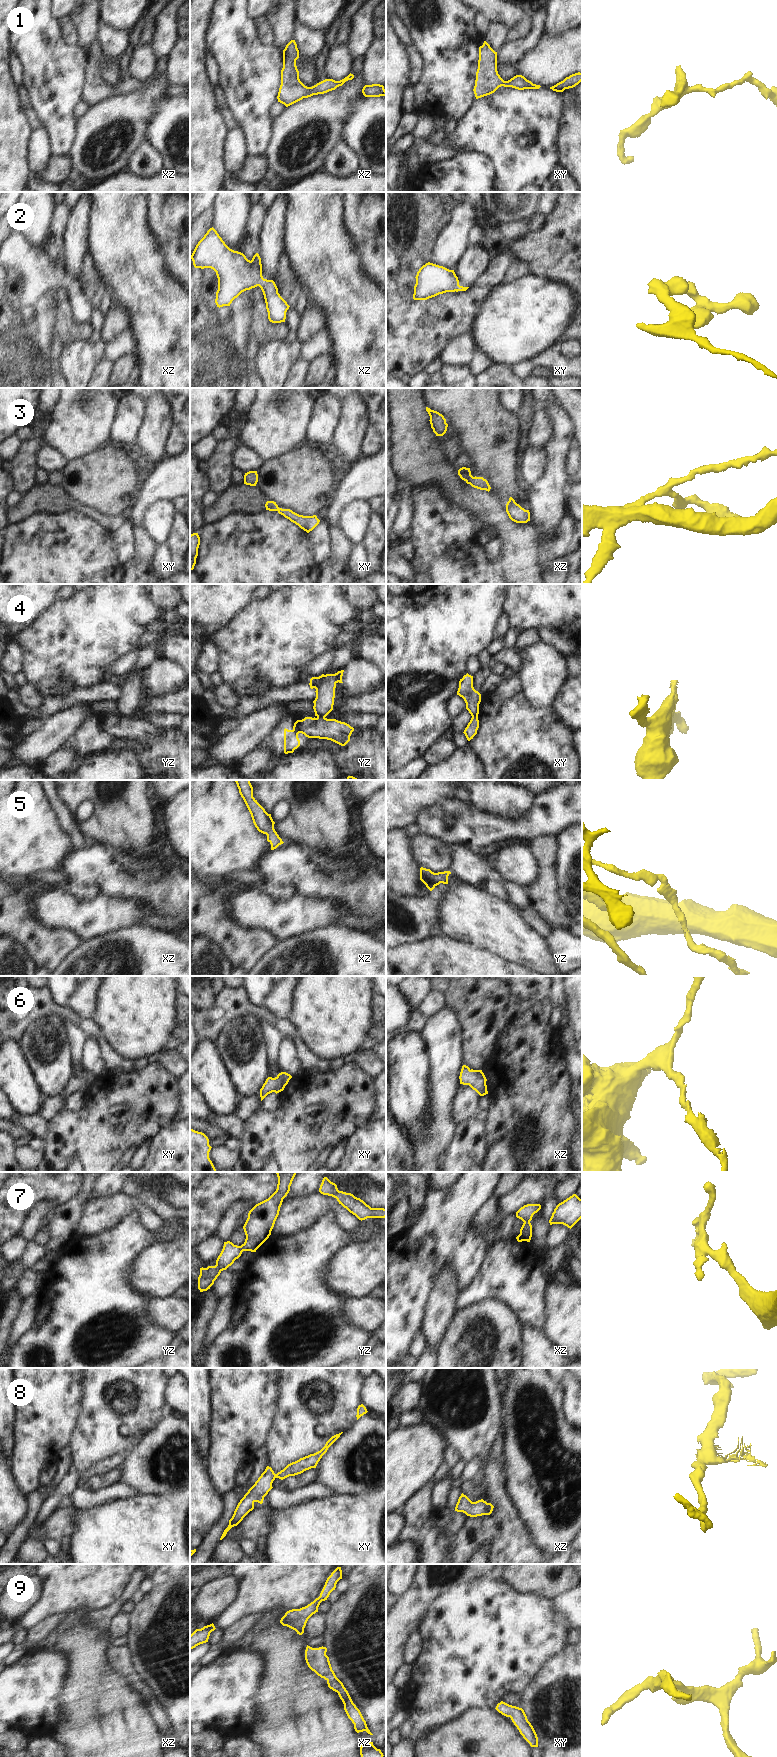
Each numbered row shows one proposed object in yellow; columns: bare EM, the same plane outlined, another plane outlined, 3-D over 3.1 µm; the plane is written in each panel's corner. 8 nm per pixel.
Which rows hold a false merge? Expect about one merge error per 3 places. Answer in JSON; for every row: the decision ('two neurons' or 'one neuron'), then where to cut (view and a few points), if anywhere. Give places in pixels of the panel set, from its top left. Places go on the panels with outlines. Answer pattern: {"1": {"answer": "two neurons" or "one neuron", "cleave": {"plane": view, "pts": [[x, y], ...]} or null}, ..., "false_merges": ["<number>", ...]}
{"1": {"answer": "one neuron", "cleave": null}, "2": {"answer": "one neuron", "cleave": null}, "3": {"answer": "one neuron", "cleave": null}, "4": {"answer": "two neurons", "cleave": {"plane": "yz", "pts": [[317, 716], [324, 717]]}}, "5": {"answer": "one neuron", "cleave": null}, "6": {"answer": "one neuron", "cleave": null}, "7": {"answer": "one neuron", "cleave": null}, "8": {"answer": "one neuron", "cleave": null}, "9": {"answer": "one neuron", "cleave": null}, "false_merges": ["4"]}

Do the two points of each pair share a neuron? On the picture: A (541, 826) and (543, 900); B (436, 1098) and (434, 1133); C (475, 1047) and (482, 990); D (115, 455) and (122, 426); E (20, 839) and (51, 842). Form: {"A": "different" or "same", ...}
{"A": "different", "B": "same", "C": "same", "D": "different", "E": "same"}

